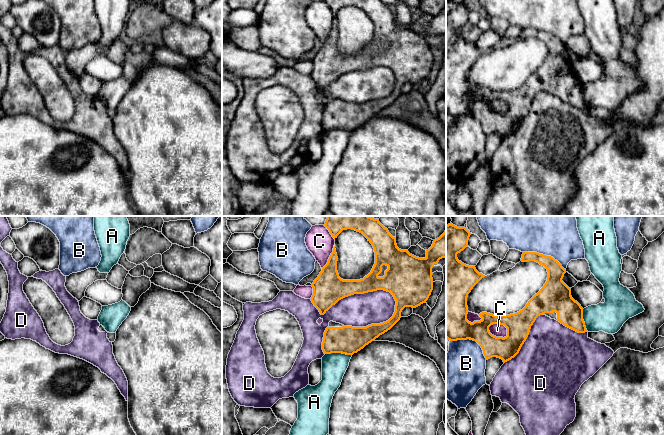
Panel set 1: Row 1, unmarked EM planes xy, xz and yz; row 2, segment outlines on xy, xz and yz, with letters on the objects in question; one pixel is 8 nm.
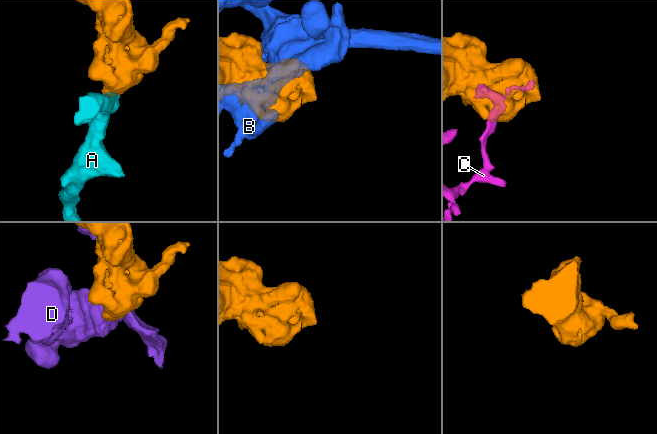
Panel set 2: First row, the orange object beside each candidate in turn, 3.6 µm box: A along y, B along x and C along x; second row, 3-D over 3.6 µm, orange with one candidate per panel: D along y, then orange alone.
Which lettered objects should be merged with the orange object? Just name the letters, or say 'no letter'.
no letter

